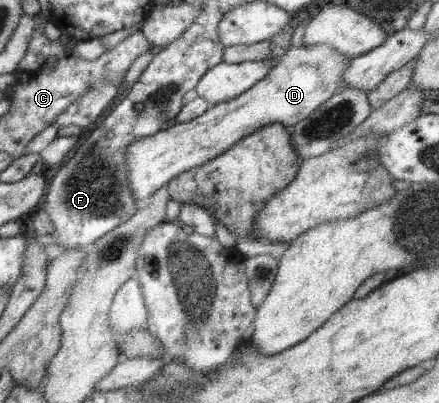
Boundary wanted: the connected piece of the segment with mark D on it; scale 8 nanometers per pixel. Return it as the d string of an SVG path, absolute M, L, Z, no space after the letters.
M325 44L302 45L298 48L288 47L288 50L280 56L280 60L270 70L257 80L248 90L208 107L202 115L186 123L174 123L168 128L156 131L150 136L133 140L128 144L123 154L128 173L128 188L132 198L140 205L155 190L167 184L167 182L178 176L181 172L200 166L212 160L215 156L222 154L232 144L244 139L248 133L265 127L267 124L280 123L285 127L294 126L300 120L307 119L321 104L324 104L336 91L343 86L341 78L347 71L349 59L341 55L334 47Z

